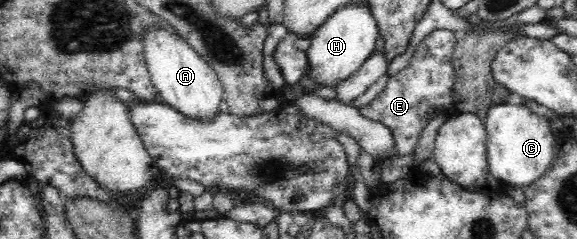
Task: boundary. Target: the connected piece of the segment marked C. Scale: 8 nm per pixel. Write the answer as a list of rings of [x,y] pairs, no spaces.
[[[519,104],[492,105],[484,117],[487,133],[487,161],[492,180],[524,187],[539,179],[553,161],[556,133],[545,116],[535,114]]]

